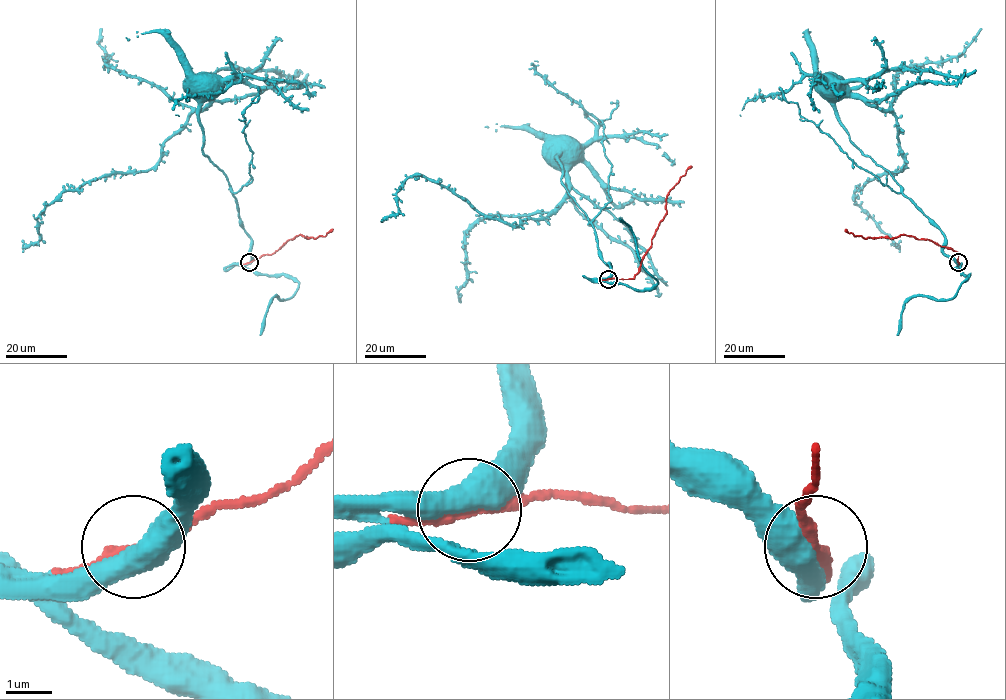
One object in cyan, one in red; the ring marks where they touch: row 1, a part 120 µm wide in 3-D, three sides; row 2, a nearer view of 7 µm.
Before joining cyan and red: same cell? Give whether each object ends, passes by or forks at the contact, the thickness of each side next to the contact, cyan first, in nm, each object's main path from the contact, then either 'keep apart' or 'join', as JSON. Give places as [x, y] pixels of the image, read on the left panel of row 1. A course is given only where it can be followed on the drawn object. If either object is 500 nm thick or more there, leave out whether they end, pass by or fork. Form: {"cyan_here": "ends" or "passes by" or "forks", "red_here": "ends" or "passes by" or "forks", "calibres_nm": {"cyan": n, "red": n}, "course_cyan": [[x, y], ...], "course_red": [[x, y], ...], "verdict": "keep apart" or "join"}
{"calibres_nm": {"cyan": 500, "red": 260}, "course_cyan": [[249, 263], [250, 236], [243, 229], [227, 177], [202, 149], [199, 75]], "course_red": [[249, 262], [272, 254], [299, 234], [316, 238], [333, 229]], "verdict": "join"}

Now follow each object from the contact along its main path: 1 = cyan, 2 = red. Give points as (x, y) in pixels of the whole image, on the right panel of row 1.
1: (958, 263), (944, 253), (939, 229), (893, 177), (850, 140), (833, 105), (818, 91), (822, 75)
2: (958, 262), (958, 254), (931, 240), (905, 234), (891, 238), (864, 238), (845, 229)

